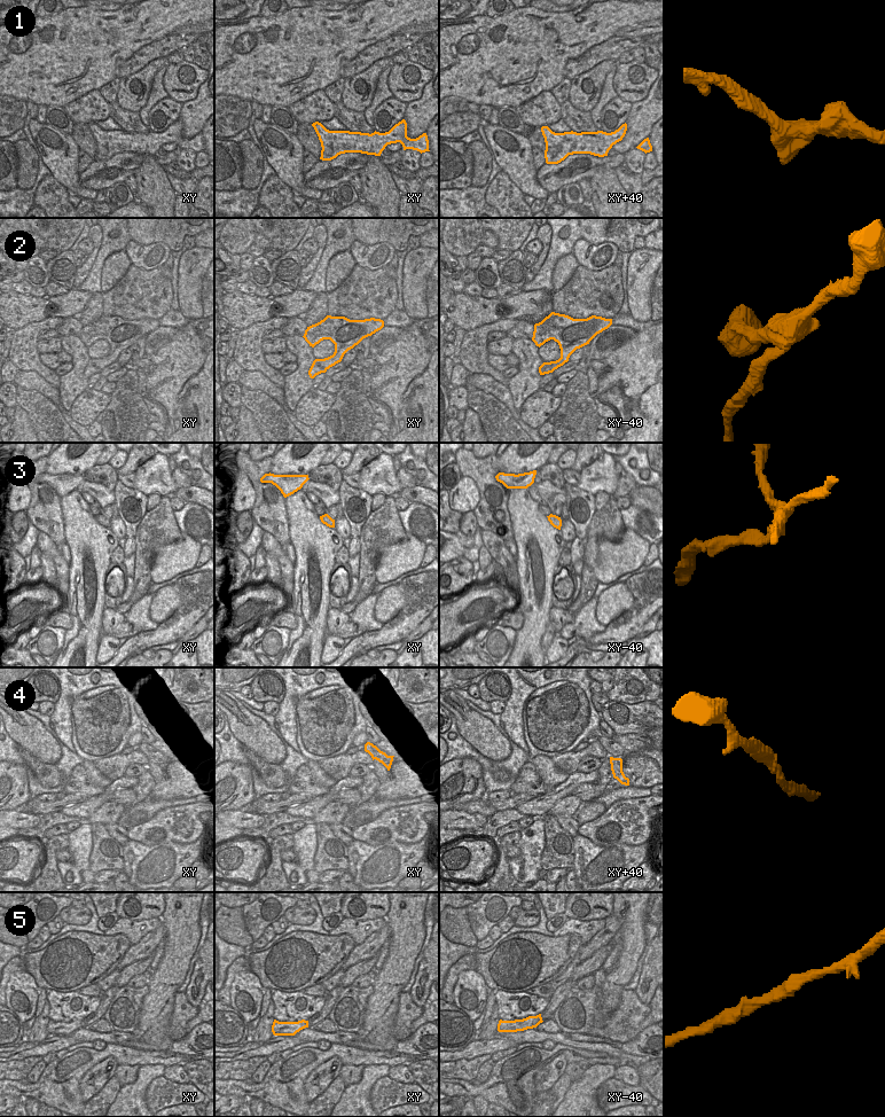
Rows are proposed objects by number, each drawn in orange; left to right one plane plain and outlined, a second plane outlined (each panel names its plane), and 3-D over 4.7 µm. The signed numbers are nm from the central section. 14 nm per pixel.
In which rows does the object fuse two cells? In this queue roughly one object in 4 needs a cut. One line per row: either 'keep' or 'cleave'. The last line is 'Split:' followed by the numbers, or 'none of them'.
1: keep
2: keep
3: cleave
4: keep
5: keep
Split: 3

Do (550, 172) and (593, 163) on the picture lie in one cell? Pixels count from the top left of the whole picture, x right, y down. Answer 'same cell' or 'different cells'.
same cell

